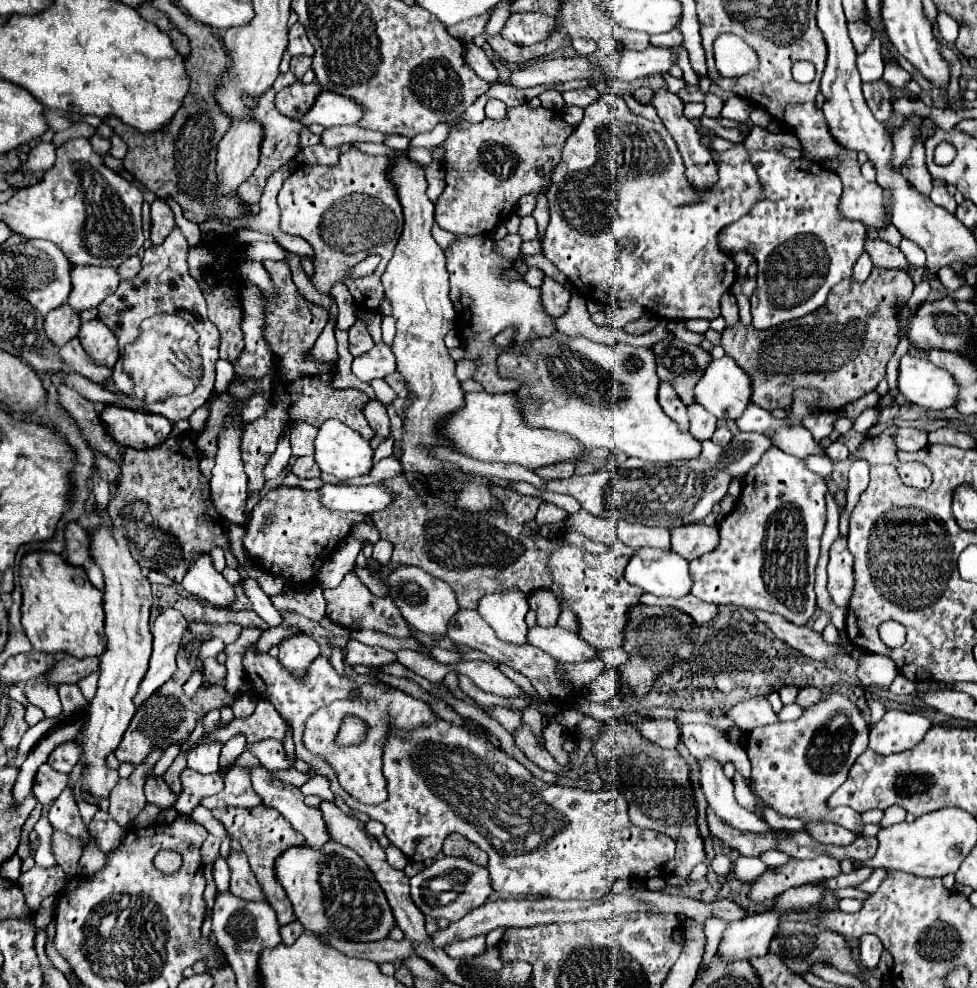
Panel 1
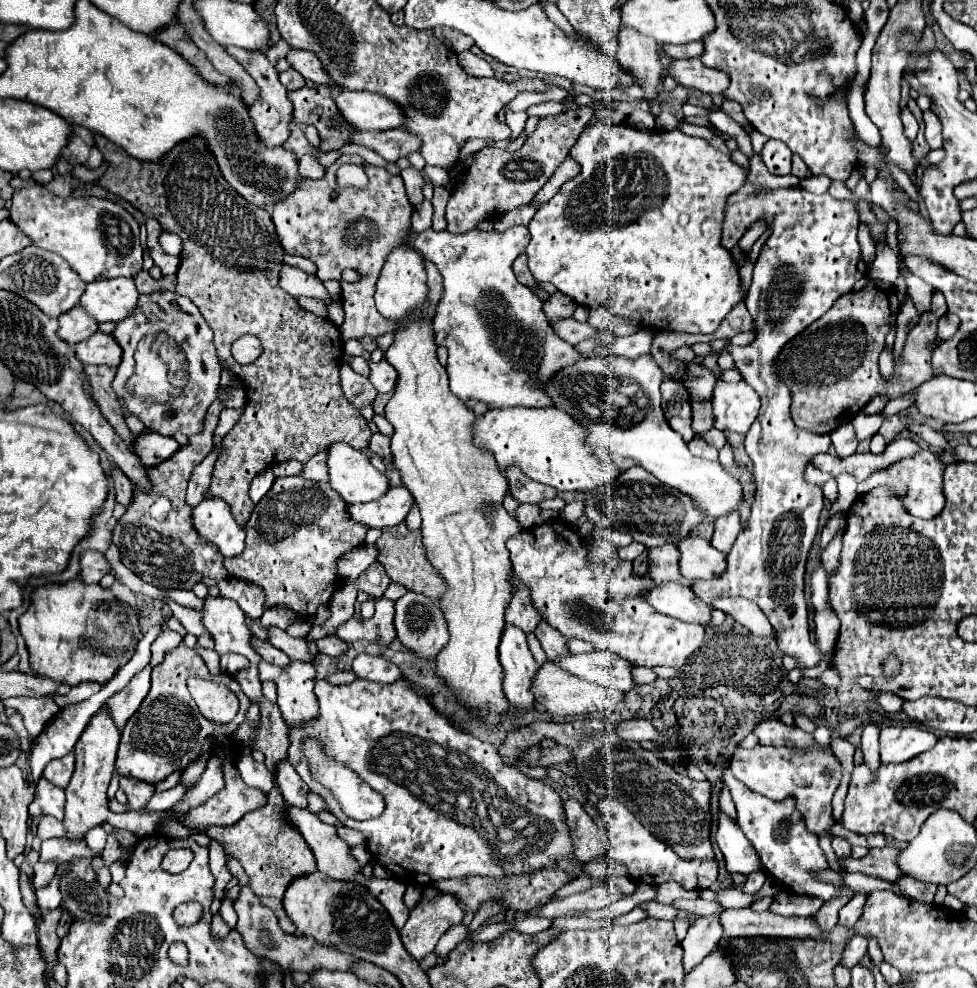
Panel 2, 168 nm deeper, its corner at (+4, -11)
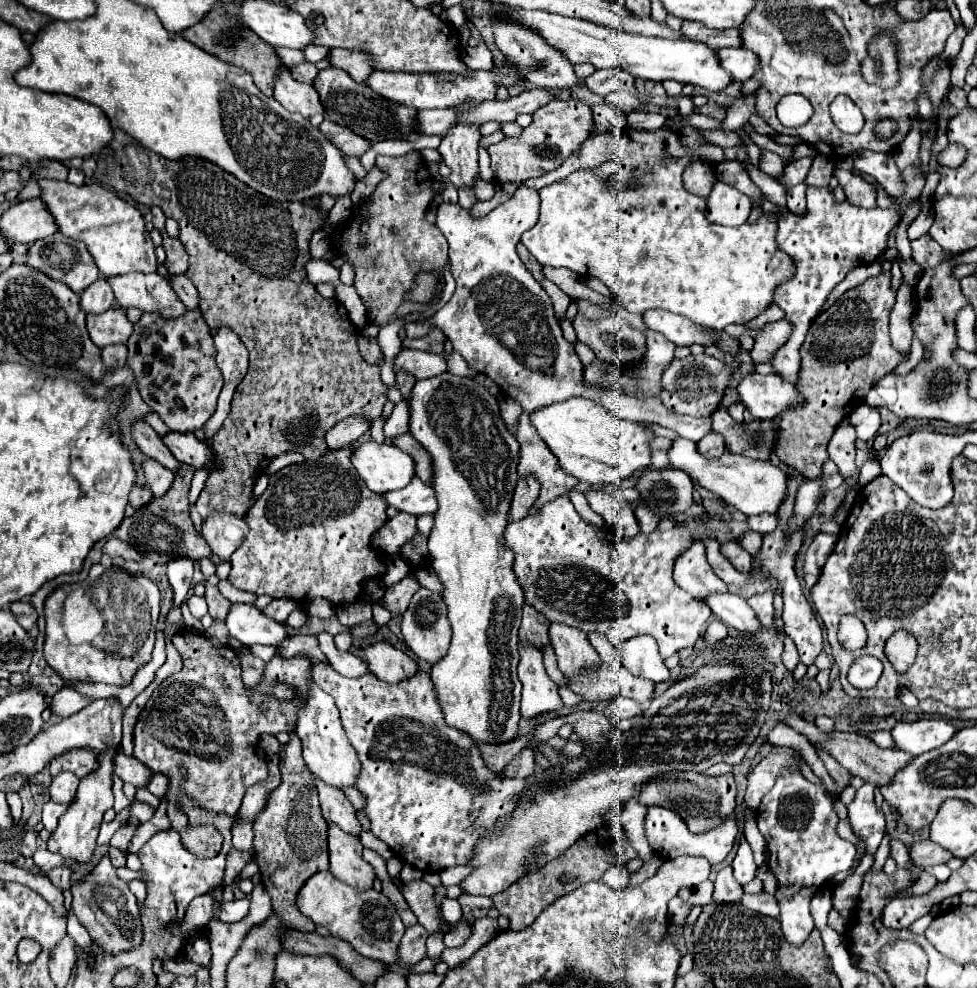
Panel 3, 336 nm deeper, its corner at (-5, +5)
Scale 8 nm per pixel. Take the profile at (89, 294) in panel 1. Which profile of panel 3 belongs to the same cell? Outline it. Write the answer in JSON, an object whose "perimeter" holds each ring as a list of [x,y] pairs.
{"perimeter":[[[131,272],[127,276],[111,276],[107,282],[115,292],[117,304],[123,308],[155,312],[163,320],[179,318],[185,312],[185,306],[175,296],[171,284],[159,274],[143,276],[139,272]]]}

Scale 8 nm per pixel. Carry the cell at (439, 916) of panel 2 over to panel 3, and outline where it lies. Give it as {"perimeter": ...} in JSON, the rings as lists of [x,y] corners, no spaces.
{"perimeter":[[[413,926],[413,928],[407,928],[407,932],[403,934],[403,940],[397,948],[399,952],[399,960],[397,964],[399,966],[413,966],[417,964],[421,958],[427,956],[427,950],[425,950],[425,940],[427,940],[427,932],[423,926]]]}

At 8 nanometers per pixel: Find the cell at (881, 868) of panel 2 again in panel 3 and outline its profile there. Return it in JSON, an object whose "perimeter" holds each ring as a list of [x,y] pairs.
{"perimeter":[[[923,840],[917,842],[911,850],[911,858],[917,866],[935,866],[935,864],[947,864],[947,860],[951,860],[951,852],[947,852],[945,848],[939,848],[939,844],[931,842],[931,840]]]}

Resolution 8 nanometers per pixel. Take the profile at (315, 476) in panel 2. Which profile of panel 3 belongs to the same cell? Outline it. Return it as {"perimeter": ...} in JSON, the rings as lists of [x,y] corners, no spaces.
{"perimeter":[[[349,416],[341,420],[331,432],[327,432],[327,446],[329,450],[343,448],[359,440],[365,432],[369,432],[369,428],[371,428],[371,420],[367,420],[365,416]]]}

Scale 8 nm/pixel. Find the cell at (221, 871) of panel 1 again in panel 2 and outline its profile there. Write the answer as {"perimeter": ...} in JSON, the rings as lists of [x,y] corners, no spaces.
{"perimeter":[[[222,898],[220,916],[222,916],[222,920],[224,920],[230,928],[236,928],[236,912],[234,912],[234,908],[232,908],[232,900],[230,900],[230,898]]]}

